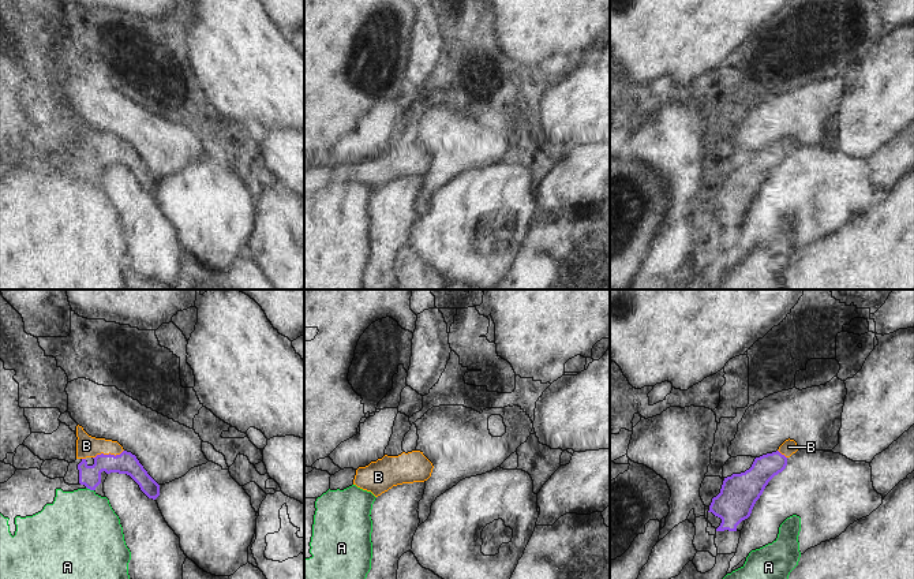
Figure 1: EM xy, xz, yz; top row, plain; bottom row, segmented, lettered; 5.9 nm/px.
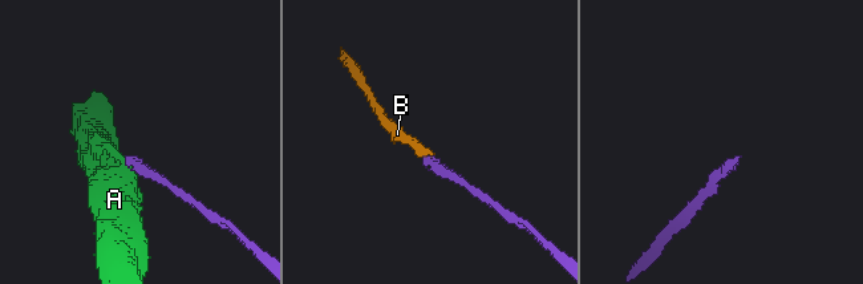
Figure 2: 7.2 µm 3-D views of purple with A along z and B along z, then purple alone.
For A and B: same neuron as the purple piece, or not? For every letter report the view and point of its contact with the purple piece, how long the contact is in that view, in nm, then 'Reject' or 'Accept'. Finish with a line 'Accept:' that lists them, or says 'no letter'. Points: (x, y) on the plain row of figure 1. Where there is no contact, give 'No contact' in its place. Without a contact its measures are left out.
A: Touches purple at xy (90, 183). Shared border 50 nm. Reject
B: Touches purple at xy (109, 148). Shared border 190 nm. Accept
Accept: B.

